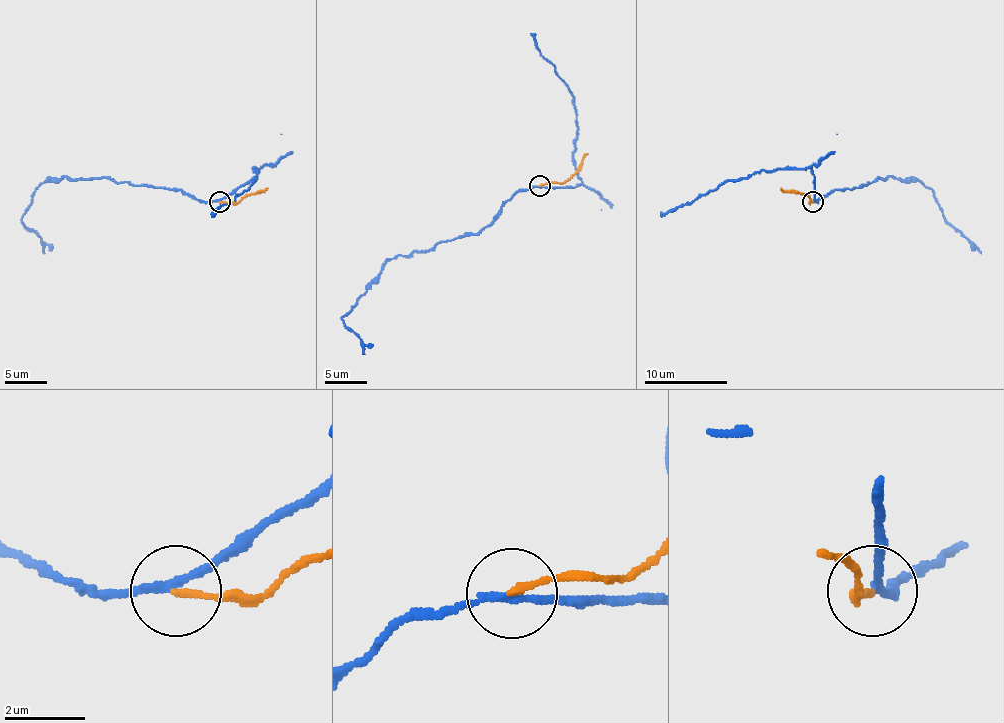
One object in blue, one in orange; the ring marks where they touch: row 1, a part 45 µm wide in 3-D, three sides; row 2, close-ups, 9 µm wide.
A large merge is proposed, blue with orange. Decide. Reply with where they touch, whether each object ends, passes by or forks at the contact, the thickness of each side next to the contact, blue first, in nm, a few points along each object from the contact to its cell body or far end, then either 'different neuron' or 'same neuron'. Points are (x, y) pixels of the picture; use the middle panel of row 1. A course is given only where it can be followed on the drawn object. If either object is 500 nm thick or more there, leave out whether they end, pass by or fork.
(540, 186) | blue passes by | orange ends | 180/160 nm | blue via (538, 185), (520, 189), (476, 233), (391, 258), (358, 303), (341, 318), (360, 339), (364, 353) | orange via (540, 185), (563, 183), (588, 154) | different neuron

